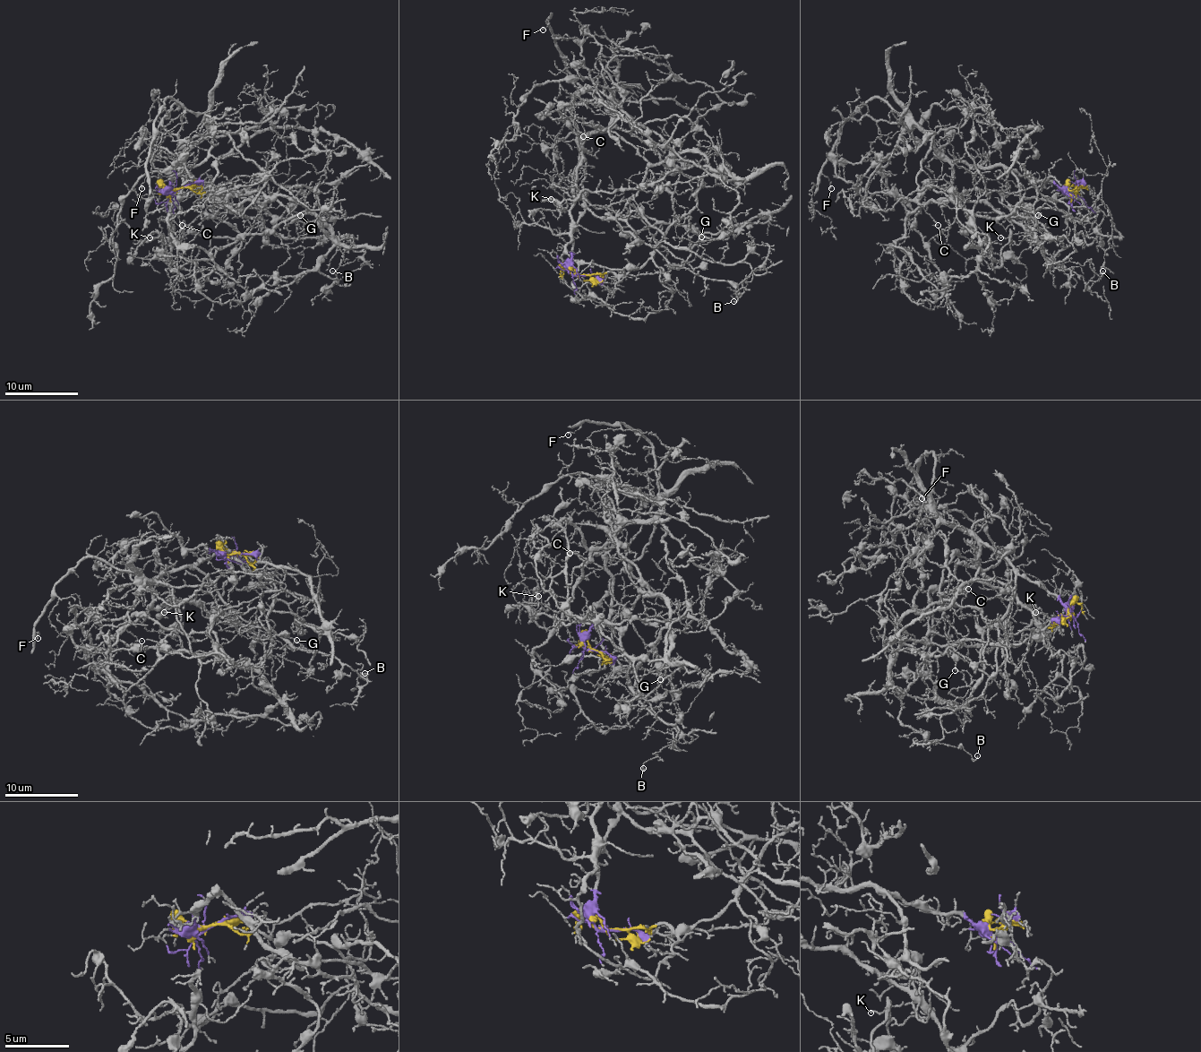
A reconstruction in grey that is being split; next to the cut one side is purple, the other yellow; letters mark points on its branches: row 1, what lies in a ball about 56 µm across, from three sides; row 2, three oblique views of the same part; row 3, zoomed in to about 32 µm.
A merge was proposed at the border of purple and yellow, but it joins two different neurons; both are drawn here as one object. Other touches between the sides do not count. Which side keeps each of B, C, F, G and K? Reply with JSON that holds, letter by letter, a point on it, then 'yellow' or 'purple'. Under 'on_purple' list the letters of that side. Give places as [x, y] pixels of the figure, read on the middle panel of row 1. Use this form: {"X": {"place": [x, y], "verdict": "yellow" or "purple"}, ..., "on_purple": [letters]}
{"B": {"place": [733, 301], "verdict": "purple"}, "C": {"place": [583, 136], "verdict": "purple"}, "F": {"place": [543, 30], "verdict": "purple"}, "G": {"place": [701, 237], "verdict": "yellow"}, "K": {"place": [551, 199], "verdict": "yellow"}, "on_purple": ["B", "C", "F"]}

